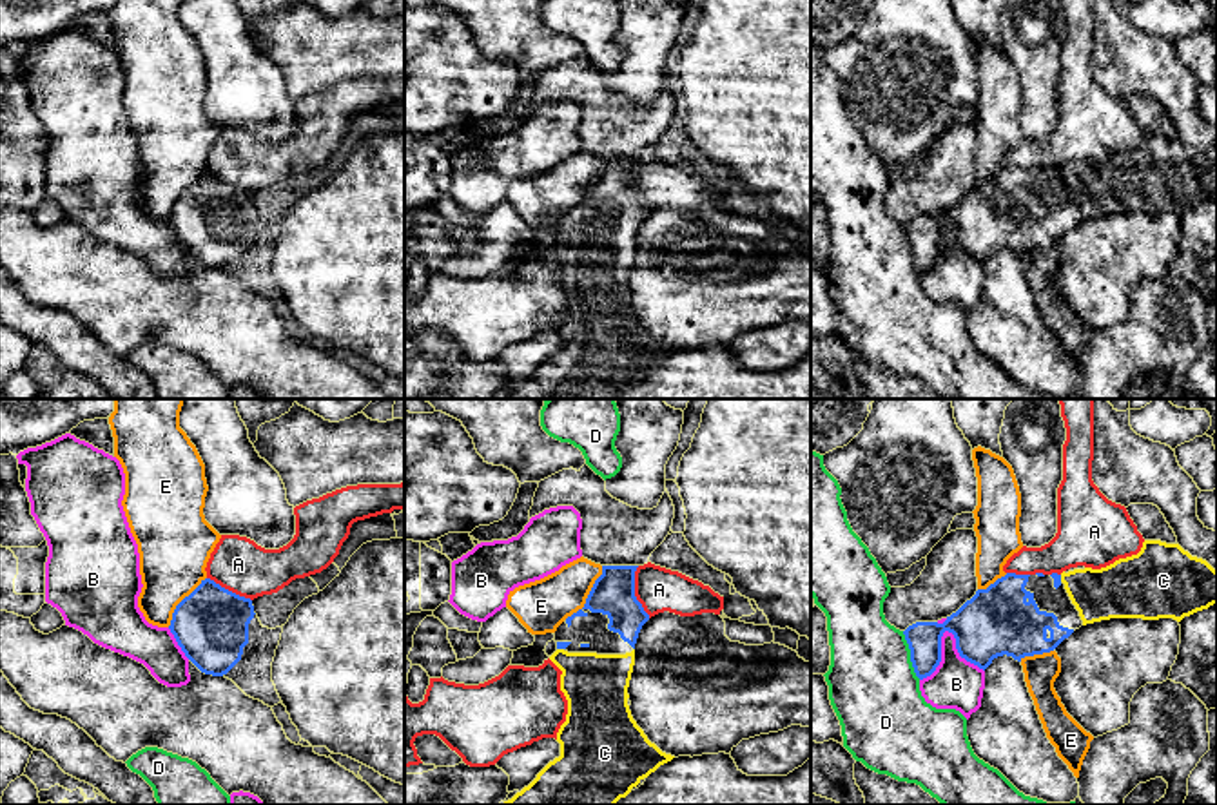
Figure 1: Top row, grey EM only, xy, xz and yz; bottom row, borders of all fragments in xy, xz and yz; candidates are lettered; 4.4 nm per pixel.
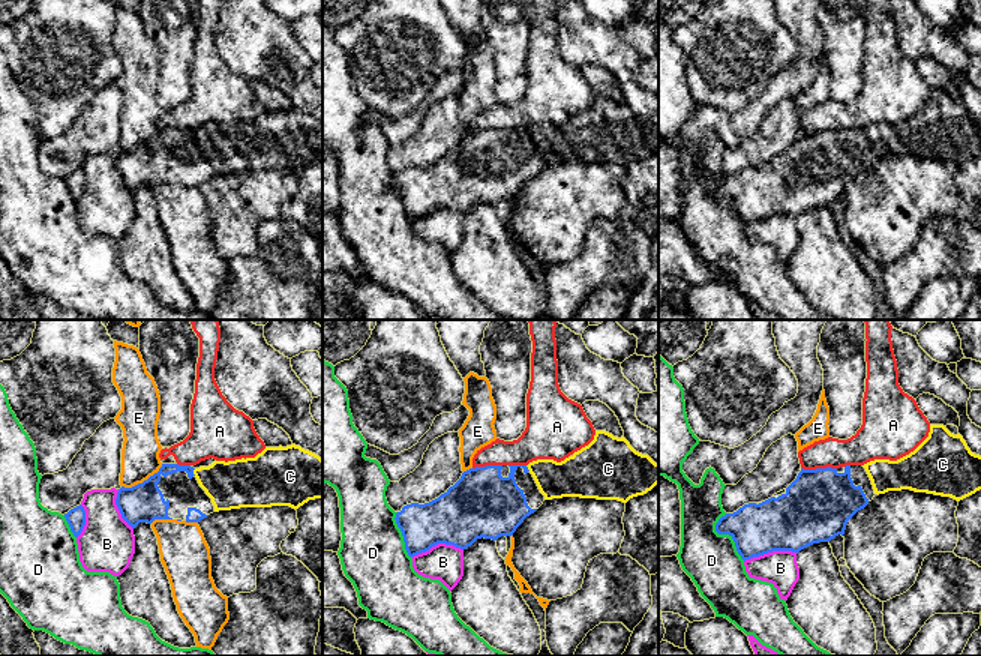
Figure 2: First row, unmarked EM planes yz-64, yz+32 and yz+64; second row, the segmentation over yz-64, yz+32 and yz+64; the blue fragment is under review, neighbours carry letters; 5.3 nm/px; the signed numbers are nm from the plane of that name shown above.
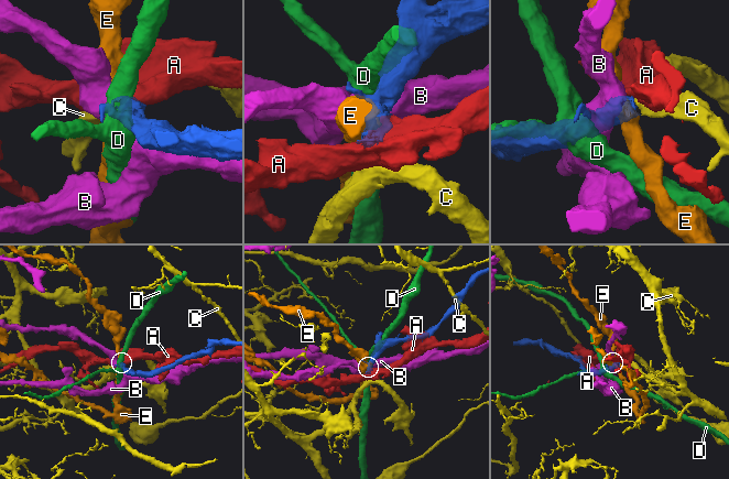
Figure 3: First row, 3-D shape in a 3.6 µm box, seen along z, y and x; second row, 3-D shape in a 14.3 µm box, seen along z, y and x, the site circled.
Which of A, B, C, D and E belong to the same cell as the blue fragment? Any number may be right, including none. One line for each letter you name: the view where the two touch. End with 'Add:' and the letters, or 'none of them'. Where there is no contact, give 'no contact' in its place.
C: xz
Add: C

